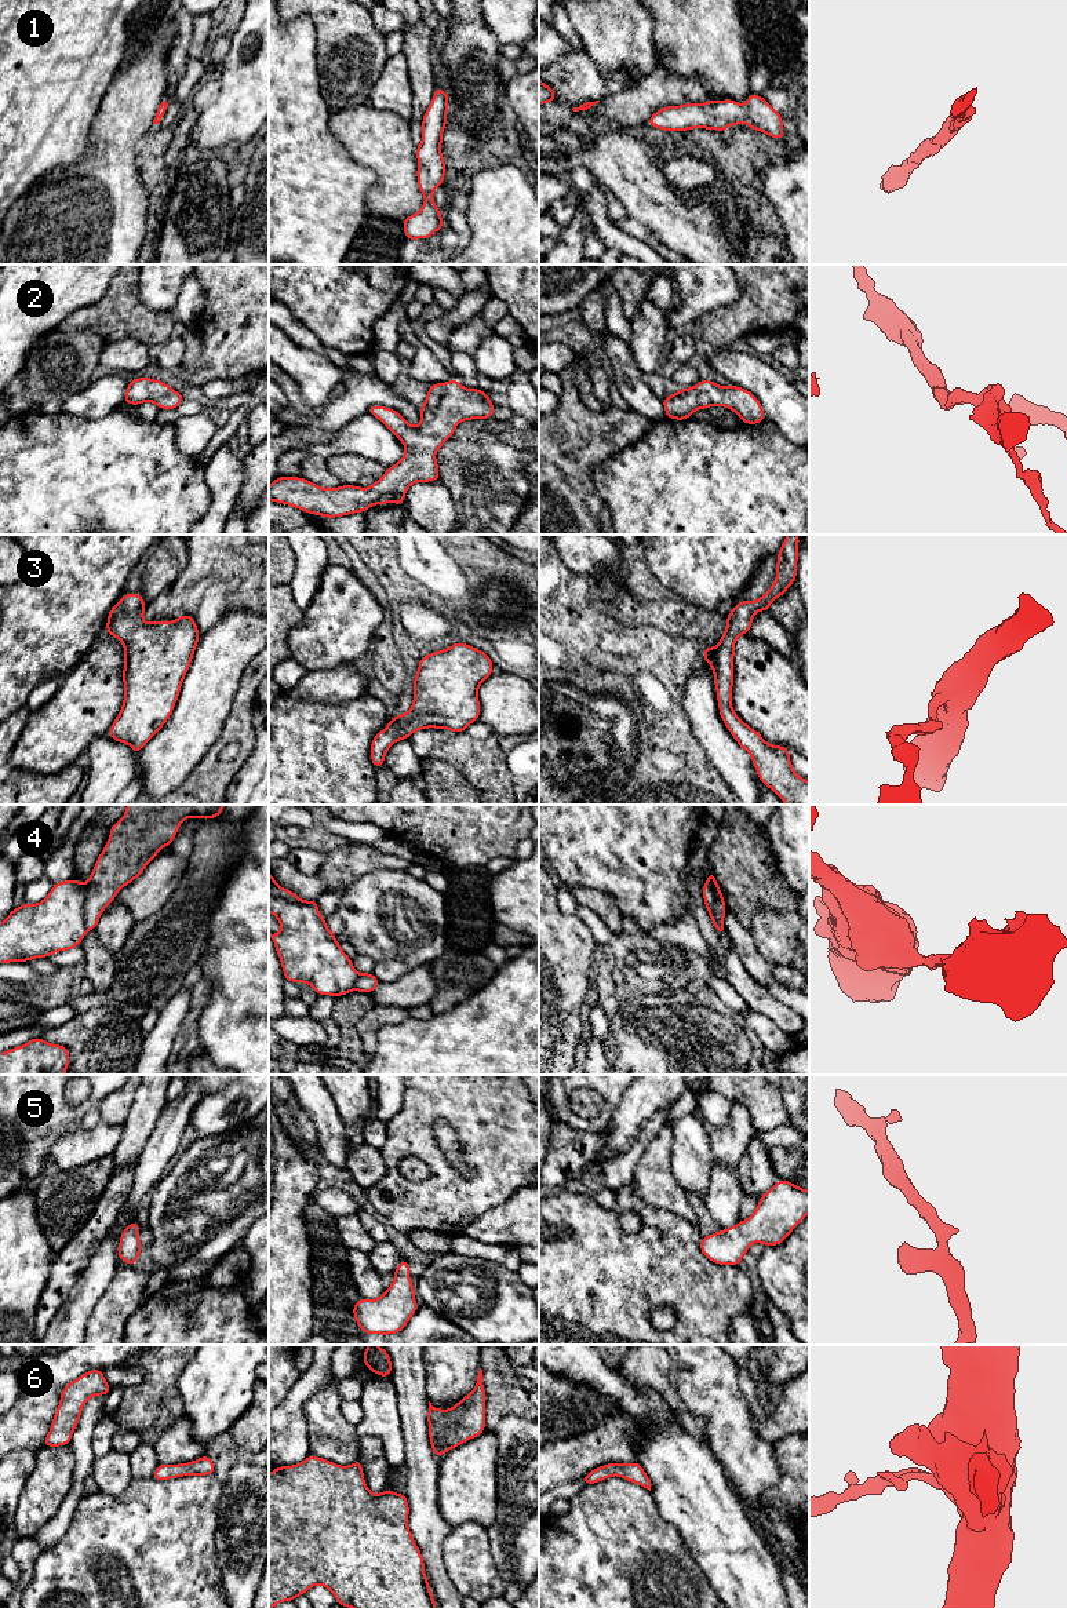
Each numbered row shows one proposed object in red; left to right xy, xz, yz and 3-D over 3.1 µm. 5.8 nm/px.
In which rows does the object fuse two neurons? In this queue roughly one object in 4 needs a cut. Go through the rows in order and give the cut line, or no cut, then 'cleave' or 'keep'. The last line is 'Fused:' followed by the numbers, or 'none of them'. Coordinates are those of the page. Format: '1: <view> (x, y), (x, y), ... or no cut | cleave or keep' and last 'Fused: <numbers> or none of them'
1: no cut | keep
2: no cut | keep
3: no cut | keep
4: yz (707, 881), (717, 892), (714, 923), (723, 930) | cleave
5: no cut | keep
6: no cut | keep
Fused: 4

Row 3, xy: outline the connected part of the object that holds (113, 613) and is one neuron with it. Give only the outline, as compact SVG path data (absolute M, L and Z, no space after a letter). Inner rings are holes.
M128 592L109 610L106 621L106 632L124 645L124 700L108 734L117 743L128 744L136 754L171 717L200 639L193 616L145 623L145 609L142 594Z

